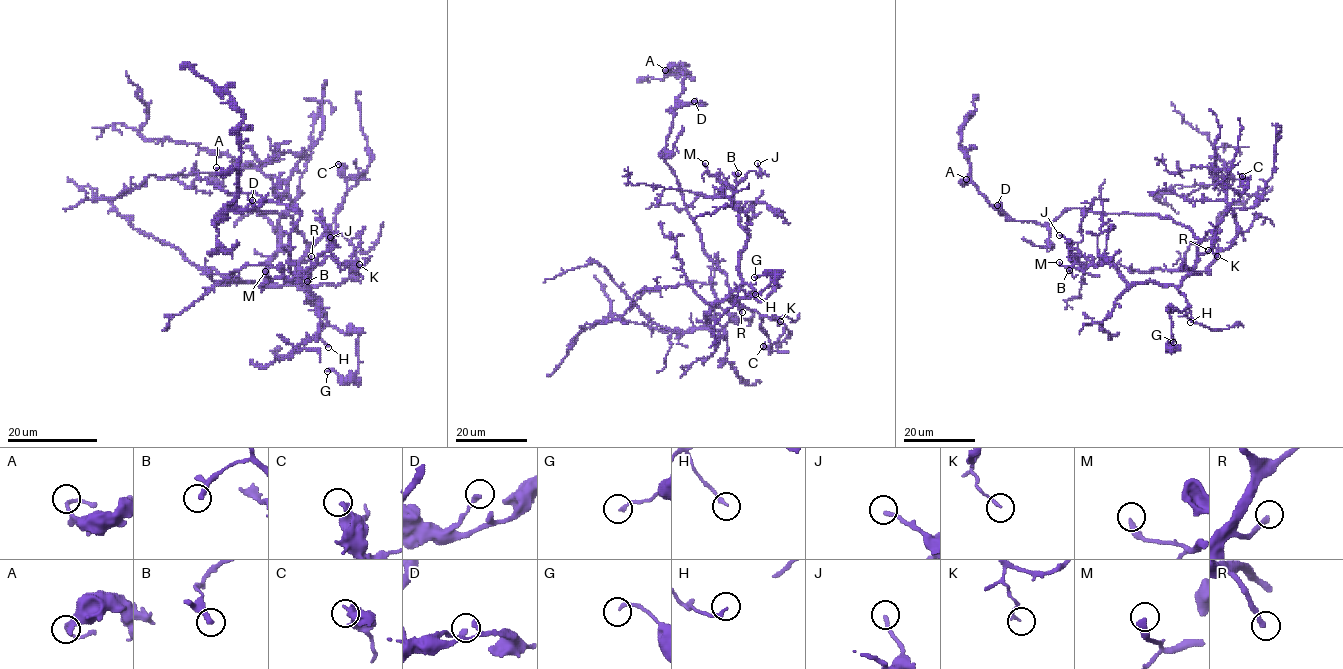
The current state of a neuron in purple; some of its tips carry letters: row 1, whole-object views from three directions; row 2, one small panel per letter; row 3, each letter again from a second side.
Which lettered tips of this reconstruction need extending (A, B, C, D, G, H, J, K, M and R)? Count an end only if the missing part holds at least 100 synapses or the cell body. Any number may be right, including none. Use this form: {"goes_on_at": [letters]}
{"goes_on_at": ["R"]}

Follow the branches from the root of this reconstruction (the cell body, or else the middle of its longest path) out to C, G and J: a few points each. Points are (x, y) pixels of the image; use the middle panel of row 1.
C: (733, 296), (742, 306), (759, 314), (761, 327), (771, 343), (770, 348), (763, 346)
G: (733, 296), (738, 303), (731, 299), (731, 294), (744, 283), (760, 293), (780, 274), (763, 273), (754, 277)
J: (733, 296), (738, 303), (731, 294), (743, 283), (747, 239), (733, 192), (759, 172), (757, 163)

